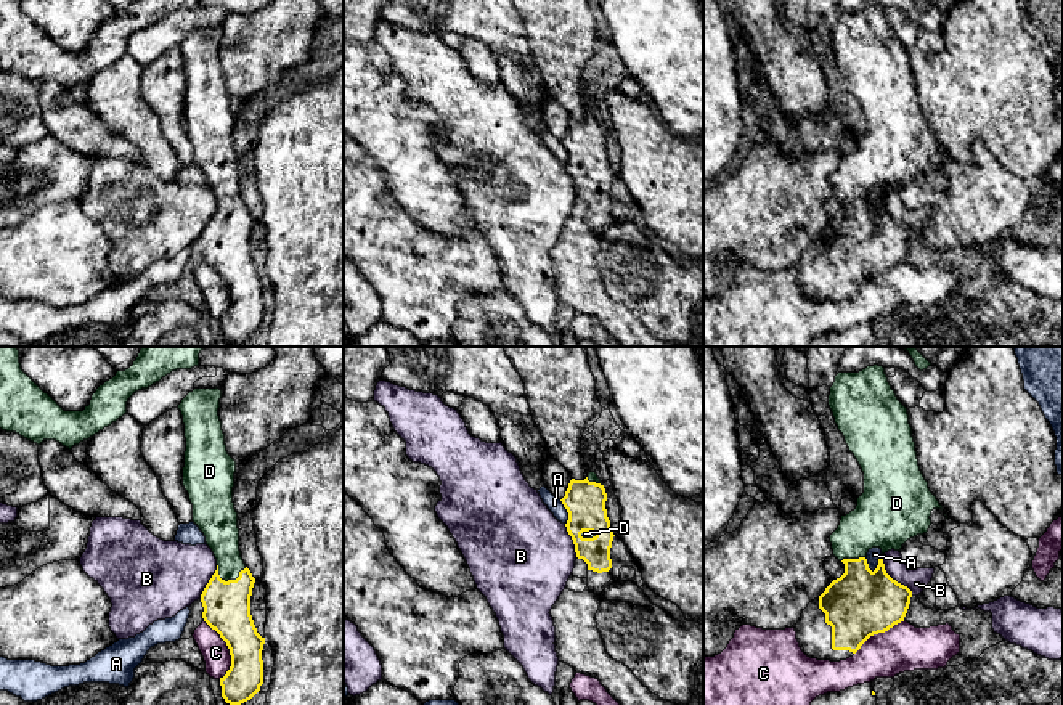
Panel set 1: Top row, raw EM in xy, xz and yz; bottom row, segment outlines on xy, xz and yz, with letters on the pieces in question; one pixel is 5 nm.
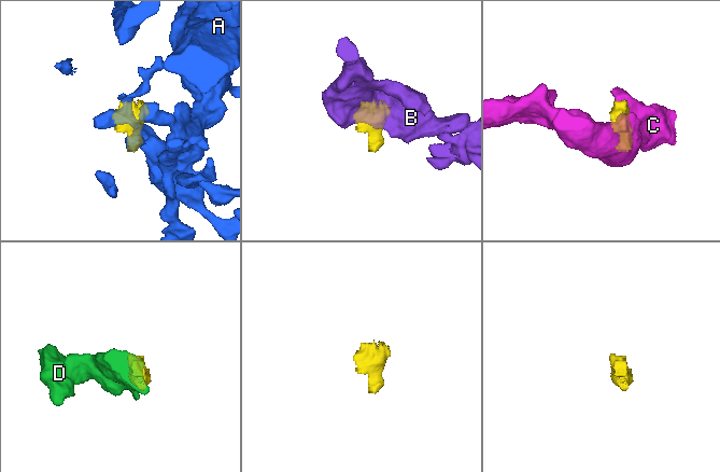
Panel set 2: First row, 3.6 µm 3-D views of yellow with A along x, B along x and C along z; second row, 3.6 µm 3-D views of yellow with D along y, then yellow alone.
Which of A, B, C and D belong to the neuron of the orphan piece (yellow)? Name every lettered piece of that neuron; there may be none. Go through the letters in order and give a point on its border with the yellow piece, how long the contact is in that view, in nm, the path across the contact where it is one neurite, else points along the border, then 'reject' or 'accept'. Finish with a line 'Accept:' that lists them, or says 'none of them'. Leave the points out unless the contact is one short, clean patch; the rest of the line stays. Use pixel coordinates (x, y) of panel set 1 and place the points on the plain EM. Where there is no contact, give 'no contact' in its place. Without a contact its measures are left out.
A: contact yz (879, 204); length 110 nm; reject
B: contact yz (890, 217); length 260 nm; border yz (882, 195), (885, 211), (912, 235); reject
C: contact xy (228, 288); length 300 nm; reject
D: contact xy (232, 220); length 160 nm; accept
Accept: D

